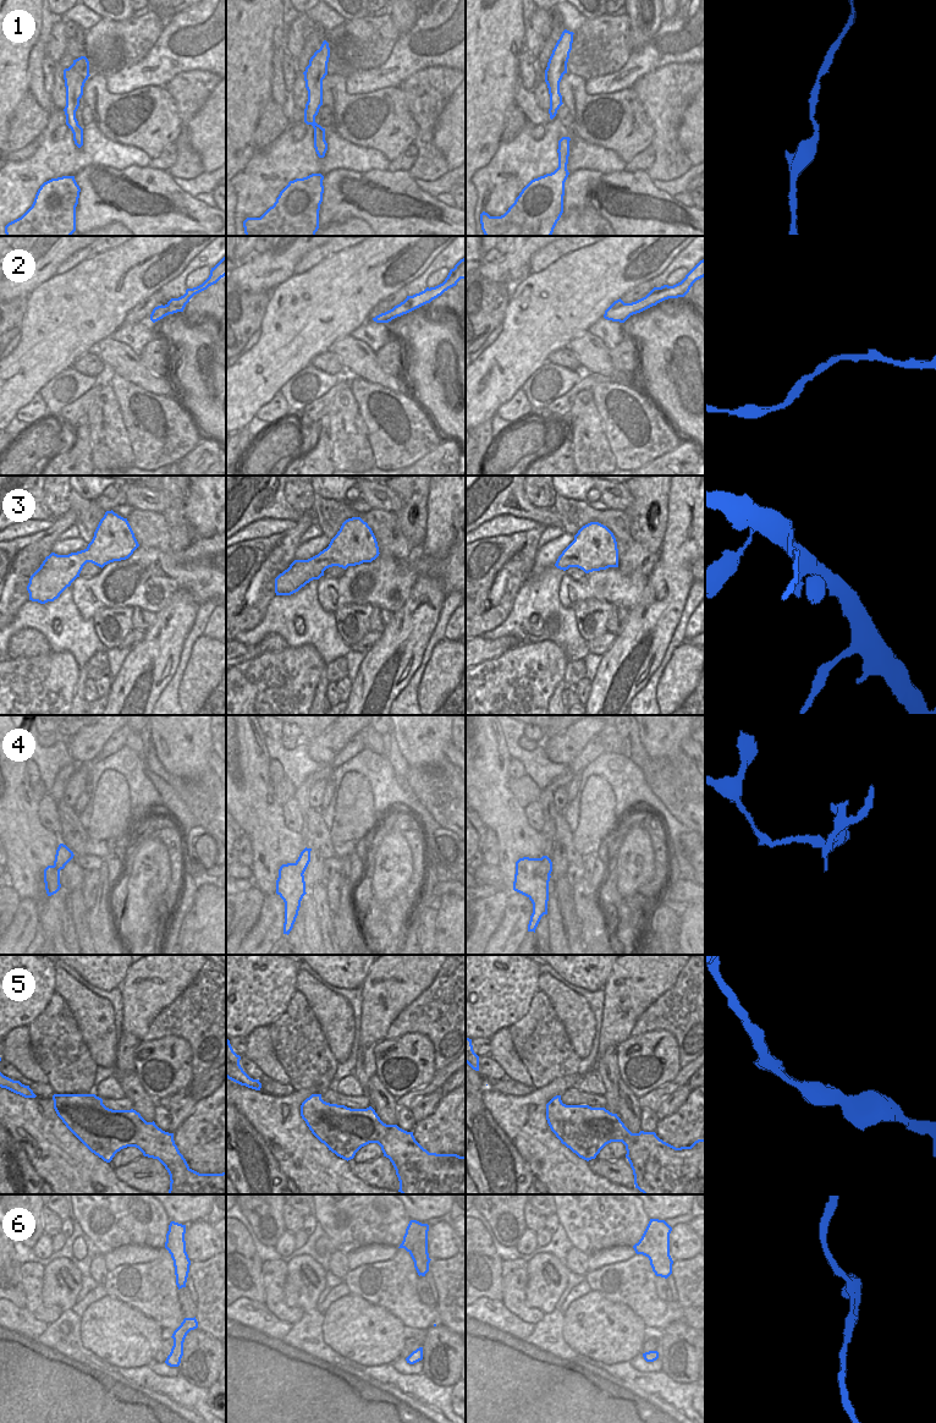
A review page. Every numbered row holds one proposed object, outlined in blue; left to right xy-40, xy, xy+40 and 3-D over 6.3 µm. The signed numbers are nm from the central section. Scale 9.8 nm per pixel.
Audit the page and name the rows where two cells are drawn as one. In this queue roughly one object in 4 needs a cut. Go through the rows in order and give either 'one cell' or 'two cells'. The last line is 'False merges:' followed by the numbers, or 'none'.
1: one cell
2: one cell
3: one cell
4: two cells
5: one cell
6: one cell
False merges: 4

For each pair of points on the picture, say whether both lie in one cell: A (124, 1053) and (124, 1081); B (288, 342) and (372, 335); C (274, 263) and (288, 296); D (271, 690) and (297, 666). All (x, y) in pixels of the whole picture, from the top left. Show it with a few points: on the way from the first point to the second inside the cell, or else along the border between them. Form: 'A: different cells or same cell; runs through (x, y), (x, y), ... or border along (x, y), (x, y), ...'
A: different cells; border along (133, 1071), (116, 1078)
B: different cells; border along (367, 318), (350, 334)
C: different cells; border along (293, 274), (271, 291)
D: same cell; runs through (277, 686), (291, 672)

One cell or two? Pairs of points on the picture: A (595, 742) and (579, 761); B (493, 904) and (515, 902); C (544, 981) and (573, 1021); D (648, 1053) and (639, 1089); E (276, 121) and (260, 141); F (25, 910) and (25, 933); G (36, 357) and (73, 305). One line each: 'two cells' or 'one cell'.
A: one cell
B: two cells
C: one cell
D: one cell
E: one cell
F: one cell
G: one cell

